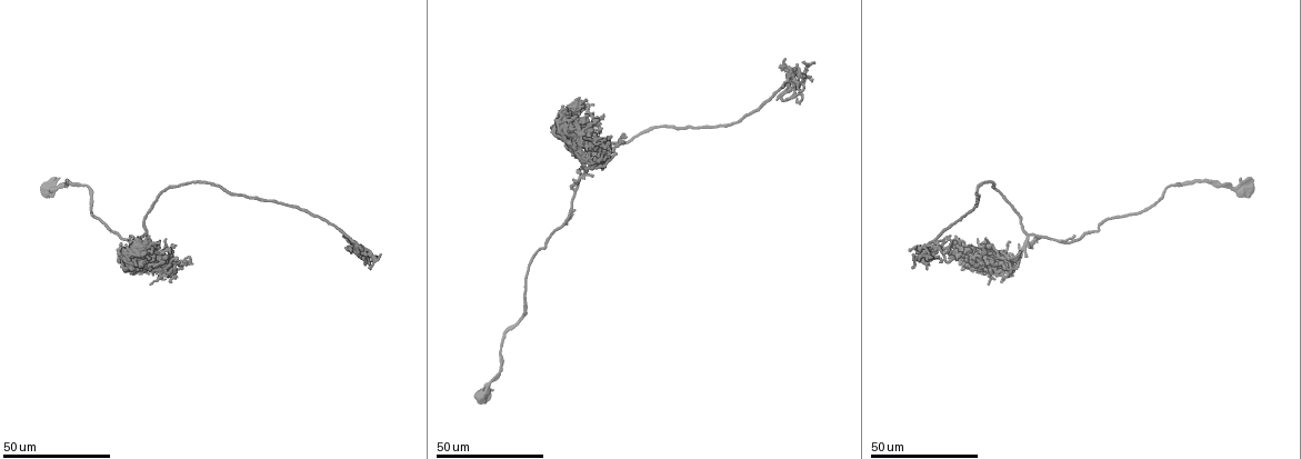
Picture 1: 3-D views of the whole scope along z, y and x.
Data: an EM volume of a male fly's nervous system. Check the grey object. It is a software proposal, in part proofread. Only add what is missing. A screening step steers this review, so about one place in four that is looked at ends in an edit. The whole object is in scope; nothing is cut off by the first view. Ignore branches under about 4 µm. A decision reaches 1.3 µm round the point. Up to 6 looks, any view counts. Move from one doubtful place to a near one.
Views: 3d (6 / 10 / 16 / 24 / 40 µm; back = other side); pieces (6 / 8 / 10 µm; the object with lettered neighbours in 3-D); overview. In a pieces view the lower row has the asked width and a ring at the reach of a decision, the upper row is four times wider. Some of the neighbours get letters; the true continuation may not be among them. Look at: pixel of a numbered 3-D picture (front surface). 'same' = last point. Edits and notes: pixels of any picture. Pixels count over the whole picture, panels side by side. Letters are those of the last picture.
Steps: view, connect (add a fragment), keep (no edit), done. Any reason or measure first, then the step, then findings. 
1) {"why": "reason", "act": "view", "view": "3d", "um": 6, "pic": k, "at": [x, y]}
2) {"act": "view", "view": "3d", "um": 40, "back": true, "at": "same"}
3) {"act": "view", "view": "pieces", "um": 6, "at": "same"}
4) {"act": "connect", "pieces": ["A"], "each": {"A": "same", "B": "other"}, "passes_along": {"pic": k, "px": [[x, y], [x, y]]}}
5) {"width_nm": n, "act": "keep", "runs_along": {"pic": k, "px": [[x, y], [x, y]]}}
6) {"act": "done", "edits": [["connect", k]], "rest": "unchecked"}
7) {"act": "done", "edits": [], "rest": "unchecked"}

{"act": "view", "view": "3d", "um": 40, "pic": 1, "at": [945, 240]}

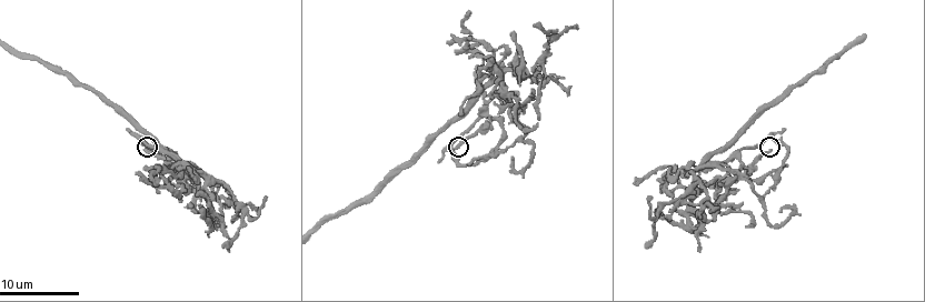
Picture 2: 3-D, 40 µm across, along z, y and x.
{"act": "view", "view": "pieces", "um": 8, "pic": 2, "at": [143, 149]}

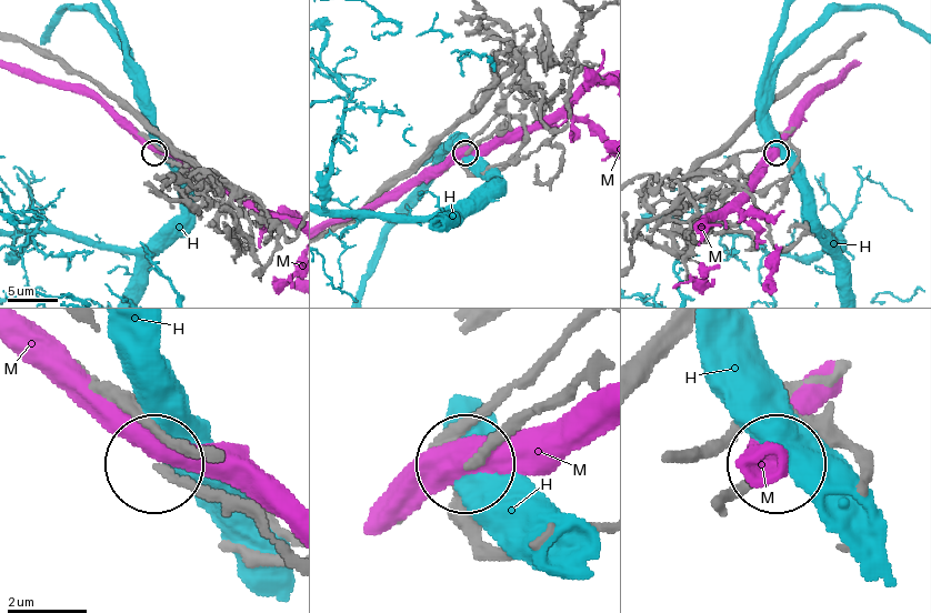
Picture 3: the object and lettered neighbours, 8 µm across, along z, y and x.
{"act": "keep", "each": {"H": "other", "M": "other"}, "runs_along": {"pic": 3, "px": [[586, 372], [507, 421], [470, 458]]}, "found": "no lettered fragment goes on from it"}

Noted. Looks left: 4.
{"why": "branch stops here", "act": "view", "view": "pieces", "um": 6, "pic": 2, "at": [449, 41]}

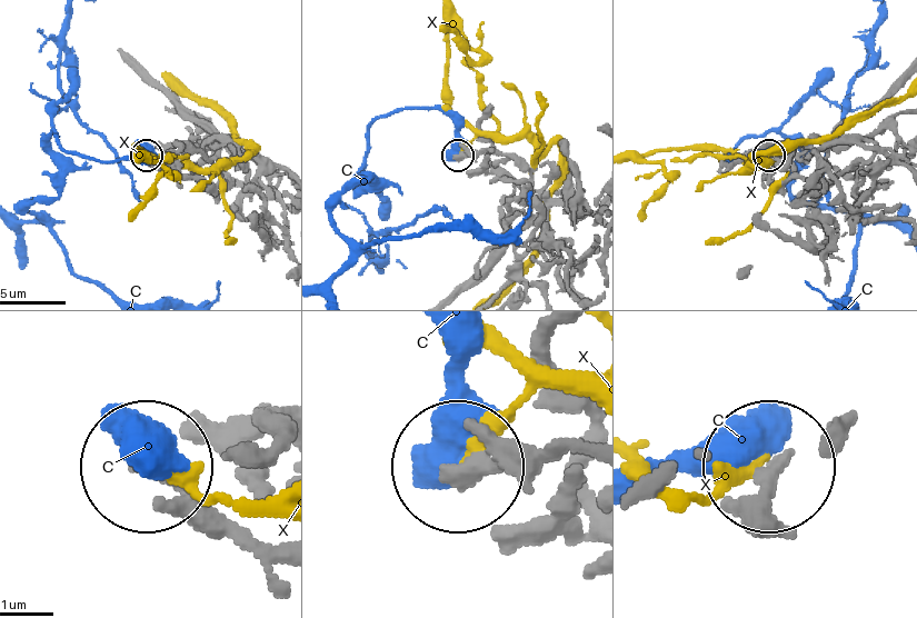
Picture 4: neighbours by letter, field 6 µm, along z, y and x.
{"width_nm": 320, "act": "keep", "each": {"C": "other", "X": "other"}, "found": "no lettered fragment goes on from it"}

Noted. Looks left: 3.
{"why": "free end", "act": "view", "view": "3d", "um": 24, "pic": 1, "at": [612, 136]}

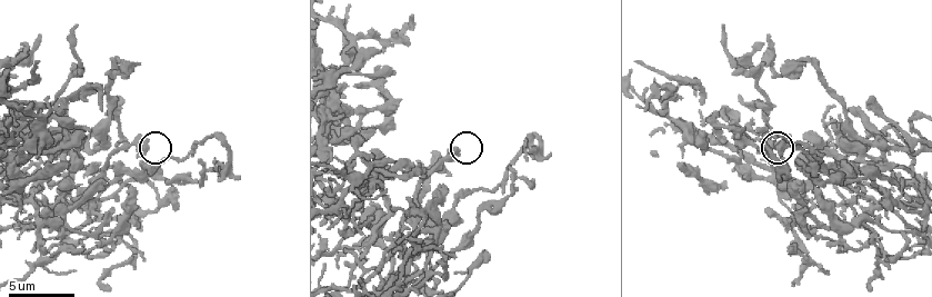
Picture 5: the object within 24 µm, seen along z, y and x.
{"act": "view", "view": "pieces", "um": 8, "pic": 5, "at": [450, 150]}

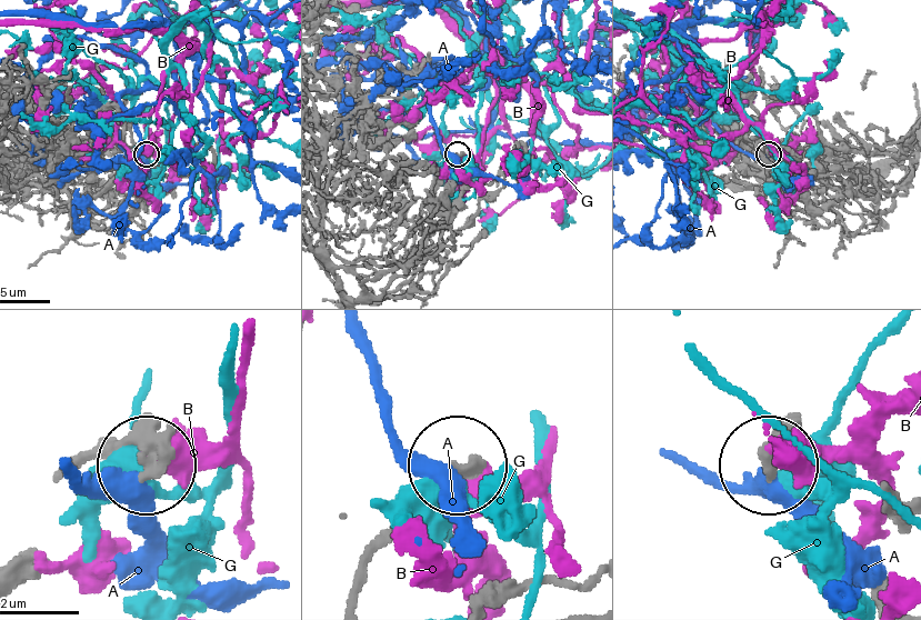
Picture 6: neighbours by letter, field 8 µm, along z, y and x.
{"act": "keep", "each": {"A": "other", "B": "other", "G": "other"}, "runs_along": {"pic": 6, "px": [[87, 462], [137, 449], [147, 462]]}, "found": "no lettered fragment goes on from it"}

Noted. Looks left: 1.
{"act": "done", "edits": [], "rest": "unchecked"}

